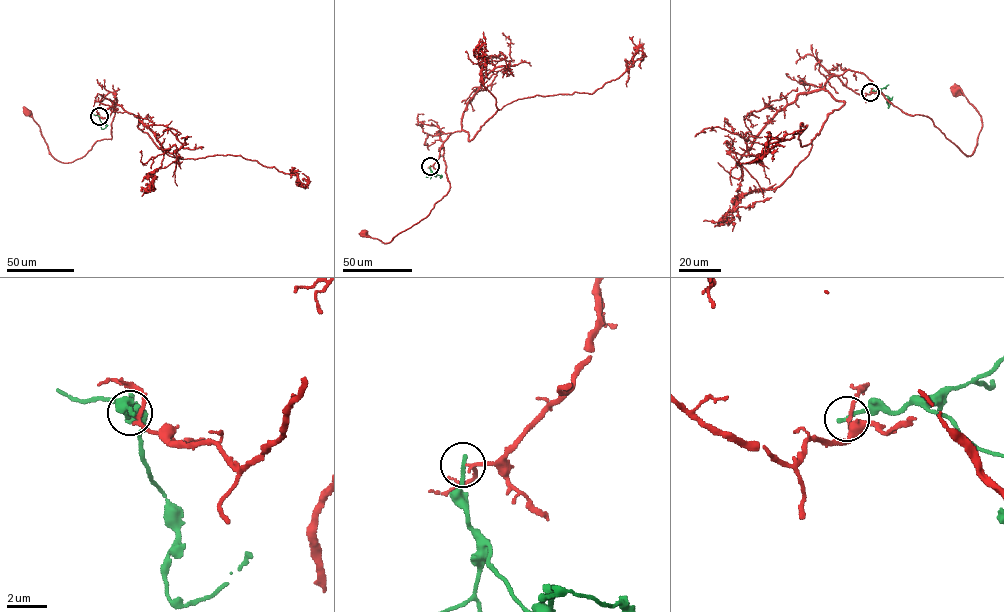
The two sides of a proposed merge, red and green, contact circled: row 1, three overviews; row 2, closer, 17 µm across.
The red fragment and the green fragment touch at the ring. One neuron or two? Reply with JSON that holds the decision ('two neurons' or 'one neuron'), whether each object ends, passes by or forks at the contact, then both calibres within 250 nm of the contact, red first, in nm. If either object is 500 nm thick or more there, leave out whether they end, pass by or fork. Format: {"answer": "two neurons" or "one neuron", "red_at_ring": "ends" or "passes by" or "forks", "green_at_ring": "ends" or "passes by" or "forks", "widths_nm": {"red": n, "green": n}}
{"answer": "two neurons", "red_at_ring": "passes by", "green_at_ring": "ends", "widths_nm": {"red": 160, "green": 240}}

